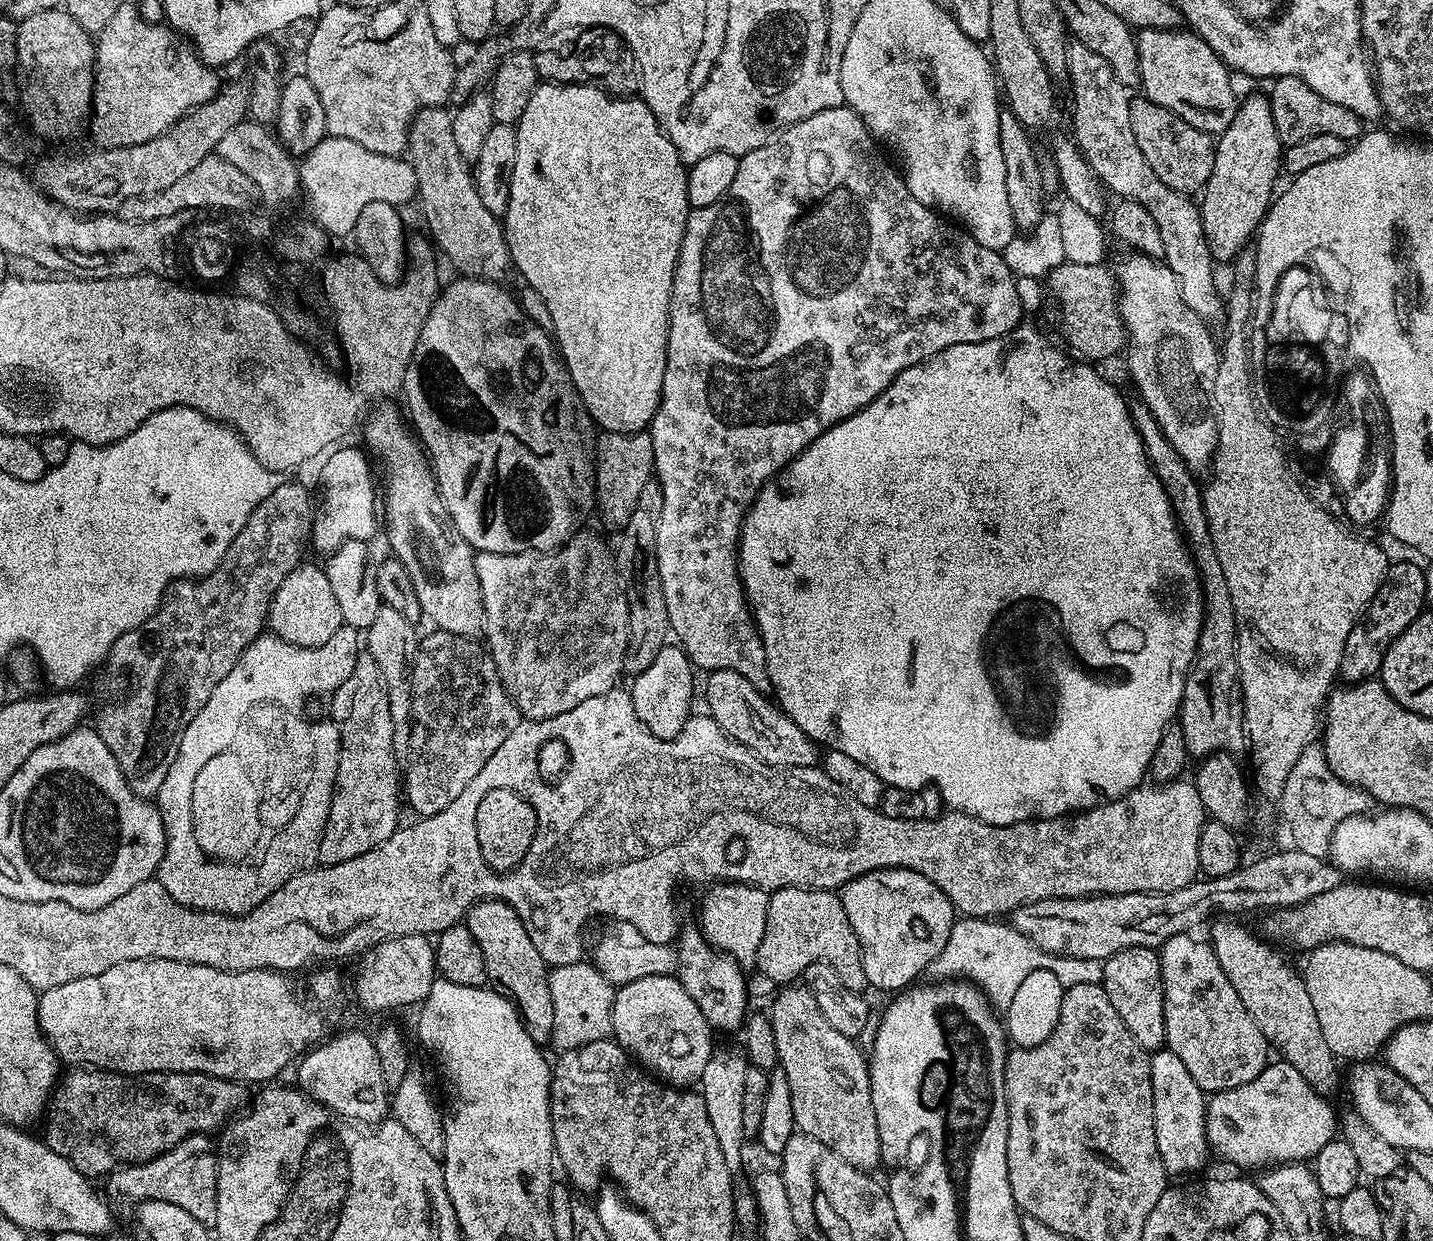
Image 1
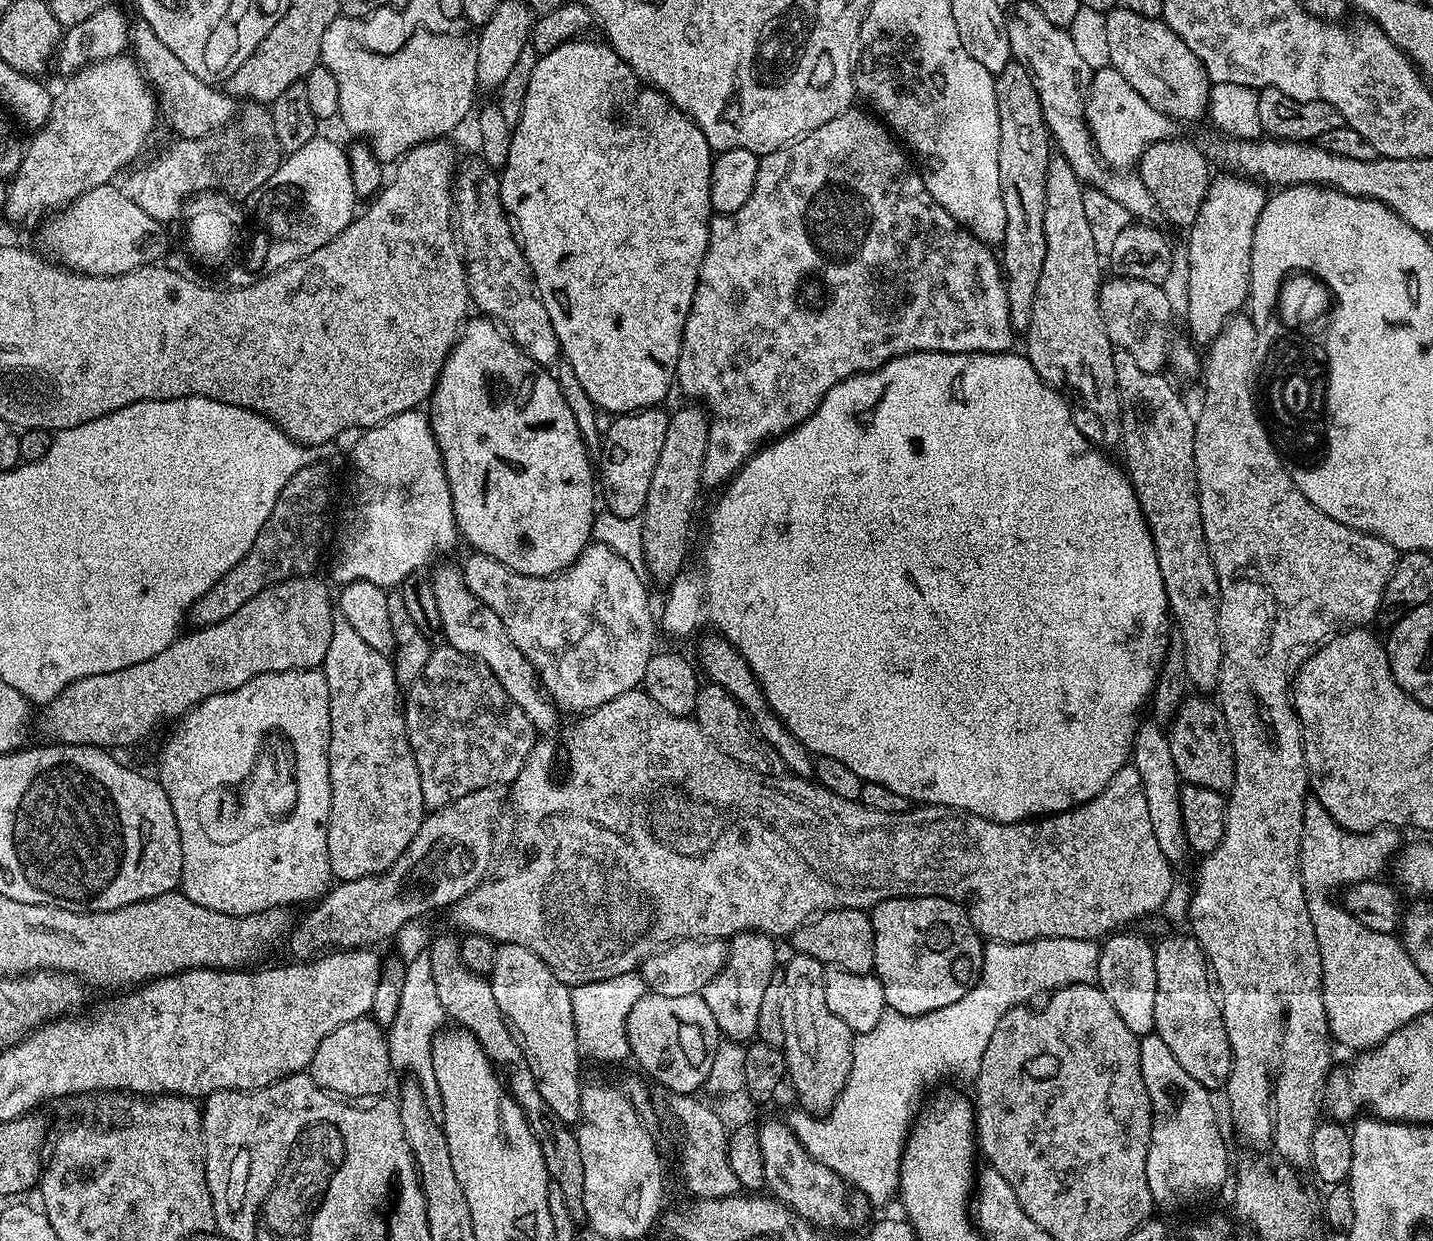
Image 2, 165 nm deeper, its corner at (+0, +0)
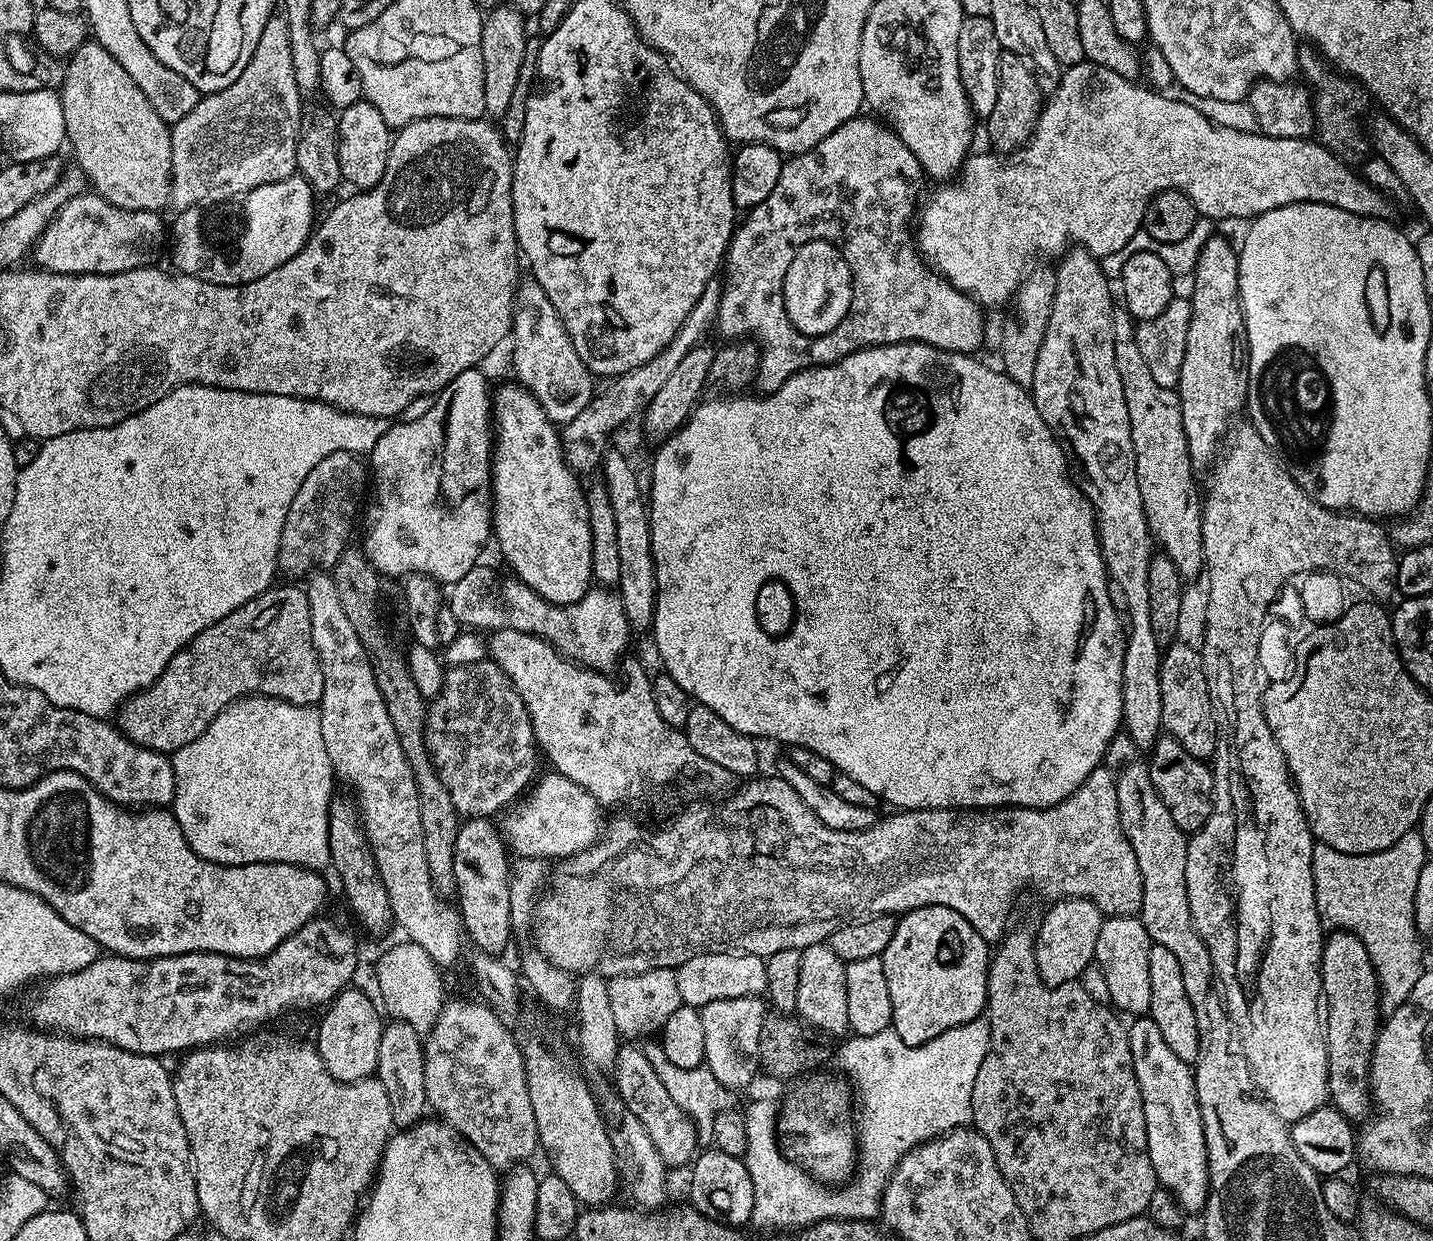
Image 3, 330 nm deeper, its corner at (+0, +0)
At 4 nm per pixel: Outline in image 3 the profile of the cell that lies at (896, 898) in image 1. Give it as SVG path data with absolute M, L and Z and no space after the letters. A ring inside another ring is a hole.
M927 904L903 913L897 919L894 938L890 938L890 946L886 946L882 959L886 986L890 986L891 1029L906 1046L922 1046L954 1026L970 1023L985 1011L990 944L982 939L974 926L970 926L970 922L966 922L966 918L962 918L962 914L958 914L958 910L950 906Z

